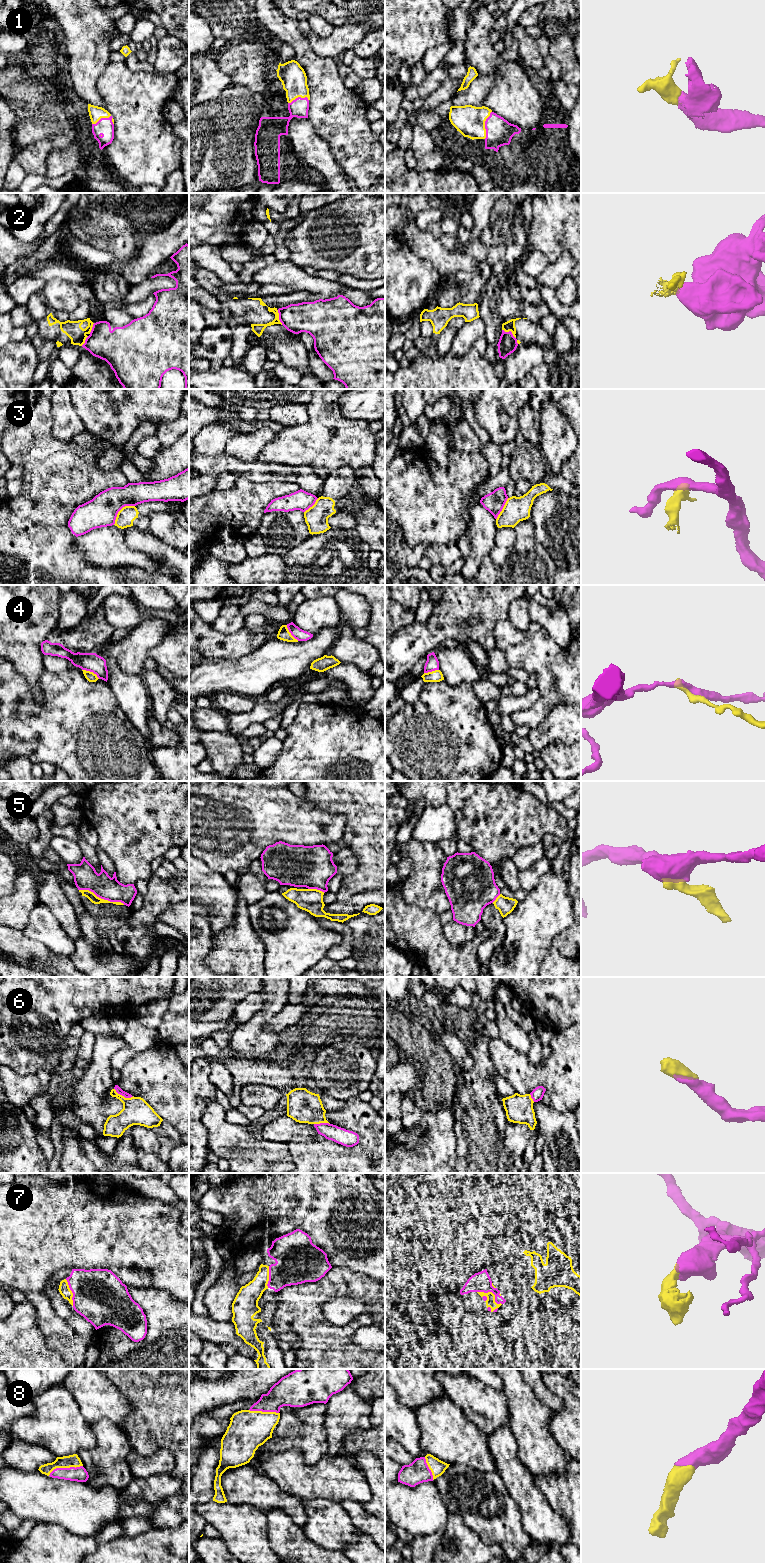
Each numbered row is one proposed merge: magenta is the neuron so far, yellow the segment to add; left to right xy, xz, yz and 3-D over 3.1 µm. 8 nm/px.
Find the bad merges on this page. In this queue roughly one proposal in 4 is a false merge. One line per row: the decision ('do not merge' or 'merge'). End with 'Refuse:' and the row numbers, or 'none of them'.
1: merge
2: do not merge
3: do not merge
4: do not merge
5: do not merge
6: merge
7: merge
8: merge
Refuse: 2, 3, 4, 5

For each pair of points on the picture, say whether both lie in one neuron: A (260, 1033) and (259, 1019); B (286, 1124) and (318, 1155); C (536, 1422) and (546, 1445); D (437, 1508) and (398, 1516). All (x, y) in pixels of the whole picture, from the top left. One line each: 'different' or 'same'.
A: same
B: different
C: same
D: same

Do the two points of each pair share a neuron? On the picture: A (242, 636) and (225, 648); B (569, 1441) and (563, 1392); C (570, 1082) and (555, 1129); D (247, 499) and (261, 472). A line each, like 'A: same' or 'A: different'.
A: same
B: same
C: different
D: different

